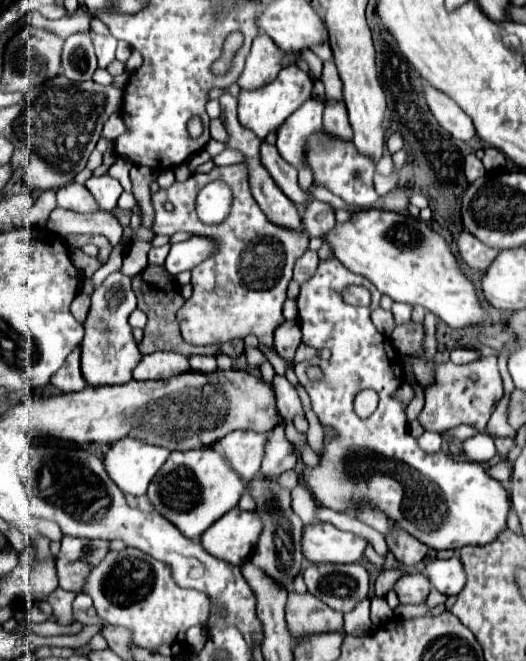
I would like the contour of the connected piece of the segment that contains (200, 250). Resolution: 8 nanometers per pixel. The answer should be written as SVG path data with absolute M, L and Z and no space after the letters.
M191 236L185 242L177 242L171 246L171 252L165 260L165 268L177 276L179 272L193 270L197 264L201 264L205 258L213 256L217 250L217 240L213 238L199 238Z

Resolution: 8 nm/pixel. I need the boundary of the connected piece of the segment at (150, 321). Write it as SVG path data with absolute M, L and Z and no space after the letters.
M147 264L145 272L133 276L133 292L137 296L137 308L141 308L147 314L147 326L143 330L145 334L143 334L143 340L139 344L141 354L151 354L151 352L157 352L157 350L171 350L171 352L179 352L183 356L193 356L193 354L217 356L217 354L223 352L223 354L229 354L231 358L237 358L239 354L243 354L243 342L241 340L235 340L235 342L229 342L229 344L223 344L223 346L191 346L181 338L175 312L183 306L185 298L179 292L179 284L165 274L163 266Z

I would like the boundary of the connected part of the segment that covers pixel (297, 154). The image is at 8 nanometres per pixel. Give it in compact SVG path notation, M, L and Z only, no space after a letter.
M307 100L299 110L295 110L277 130L277 148L279 154L293 166L299 166L305 156L305 140L313 132L321 130L323 102Z

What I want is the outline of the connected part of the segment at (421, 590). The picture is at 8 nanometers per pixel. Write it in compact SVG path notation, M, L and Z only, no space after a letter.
M421 572L403 576L395 586L401 604L423 604L429 596L429 590L431 590L431 582Z

